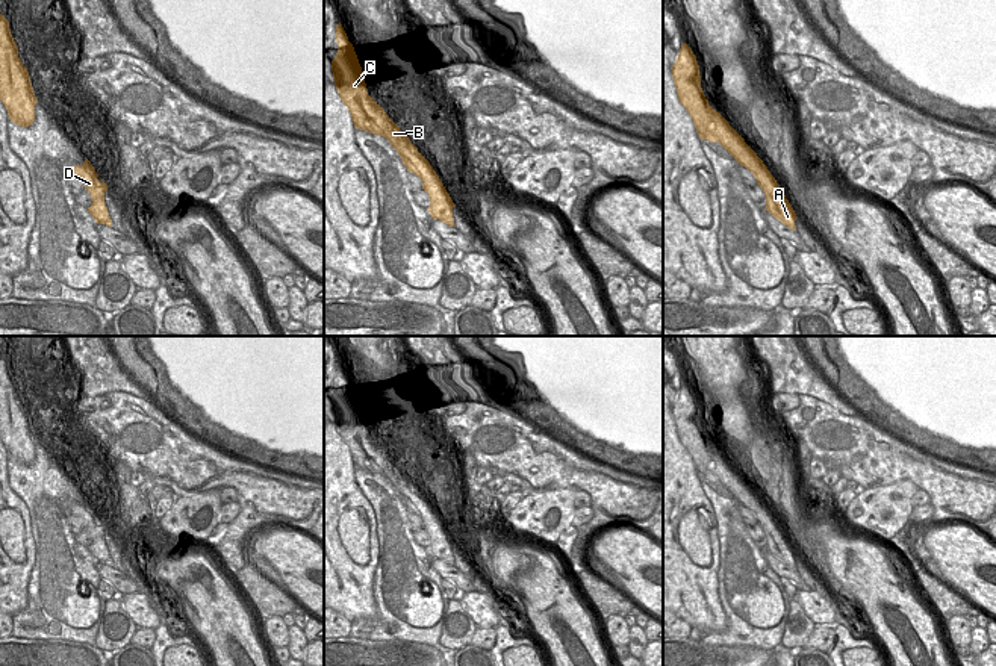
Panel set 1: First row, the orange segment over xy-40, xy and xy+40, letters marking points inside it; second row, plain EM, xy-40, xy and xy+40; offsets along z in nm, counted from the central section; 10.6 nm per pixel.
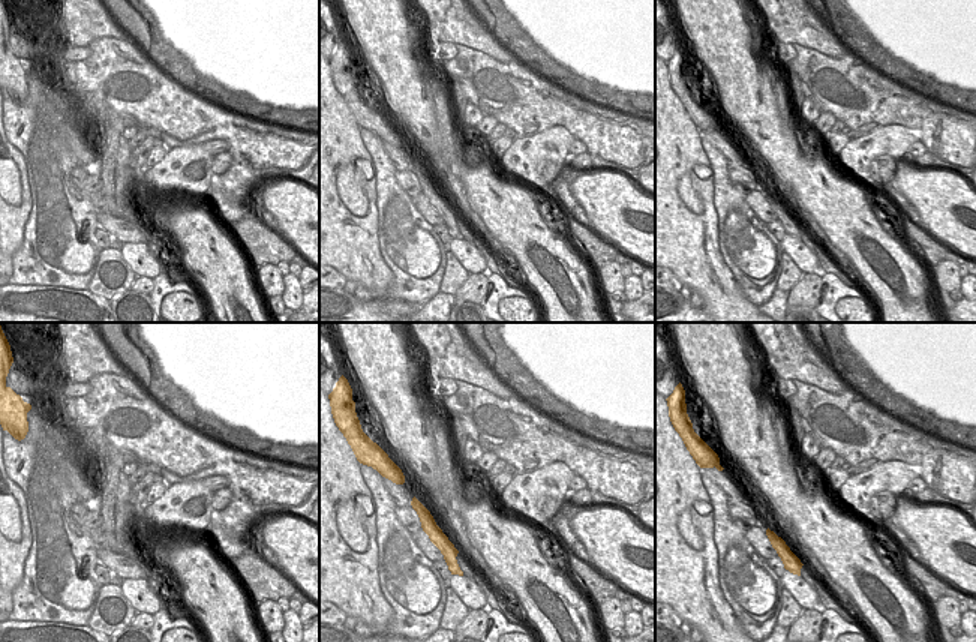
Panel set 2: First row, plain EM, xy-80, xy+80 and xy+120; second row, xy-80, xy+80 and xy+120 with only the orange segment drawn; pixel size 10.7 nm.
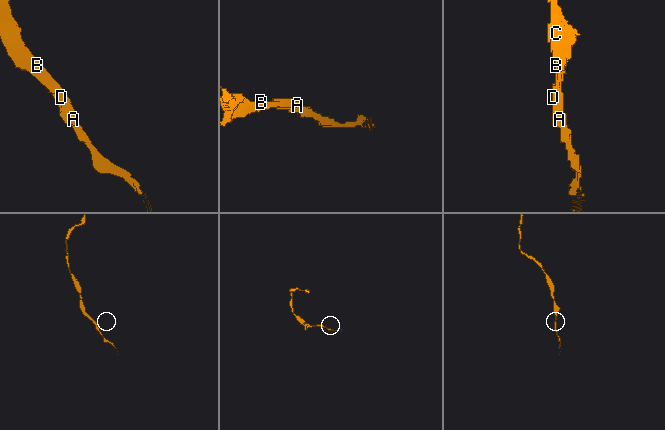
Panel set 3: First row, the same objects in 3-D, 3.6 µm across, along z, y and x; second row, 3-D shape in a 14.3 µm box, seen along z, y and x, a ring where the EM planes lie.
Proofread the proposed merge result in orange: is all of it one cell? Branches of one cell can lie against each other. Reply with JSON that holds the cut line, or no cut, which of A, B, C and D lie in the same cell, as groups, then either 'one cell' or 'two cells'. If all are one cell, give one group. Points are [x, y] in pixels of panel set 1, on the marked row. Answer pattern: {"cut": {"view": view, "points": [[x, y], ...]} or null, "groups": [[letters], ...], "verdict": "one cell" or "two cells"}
{"cut": null, "groups": [["A", "B", "C", "D"]], "verdict": "one cell"}

